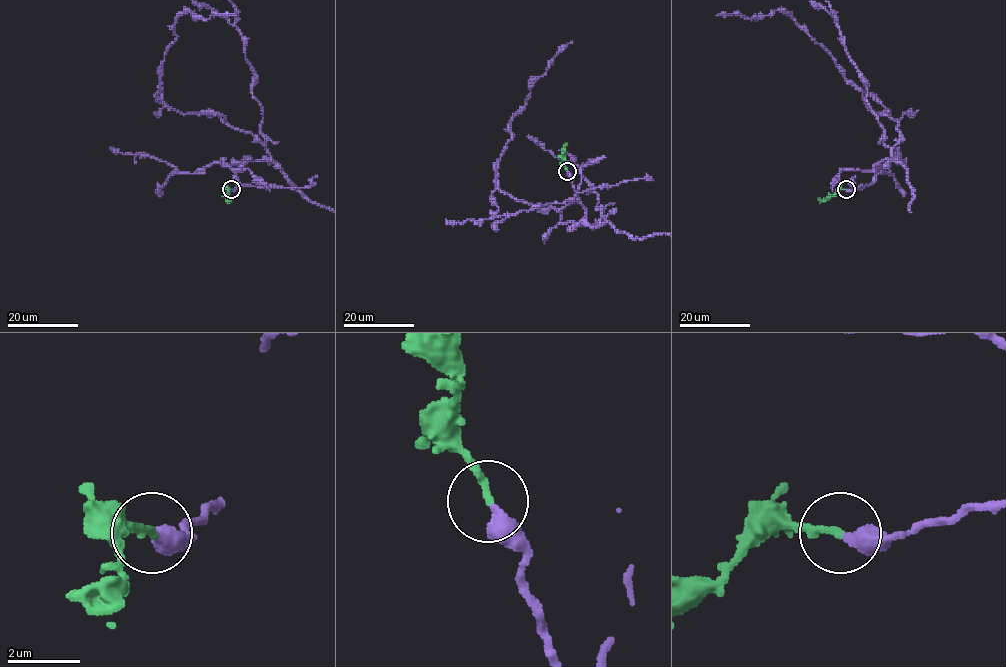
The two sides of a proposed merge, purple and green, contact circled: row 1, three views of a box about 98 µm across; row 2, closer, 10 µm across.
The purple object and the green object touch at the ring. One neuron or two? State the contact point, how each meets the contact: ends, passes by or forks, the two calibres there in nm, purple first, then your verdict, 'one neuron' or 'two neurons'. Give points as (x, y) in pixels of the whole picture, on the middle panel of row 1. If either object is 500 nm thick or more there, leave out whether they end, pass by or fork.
place (567, 171); calibres 500 and 200 nm; one neuron

